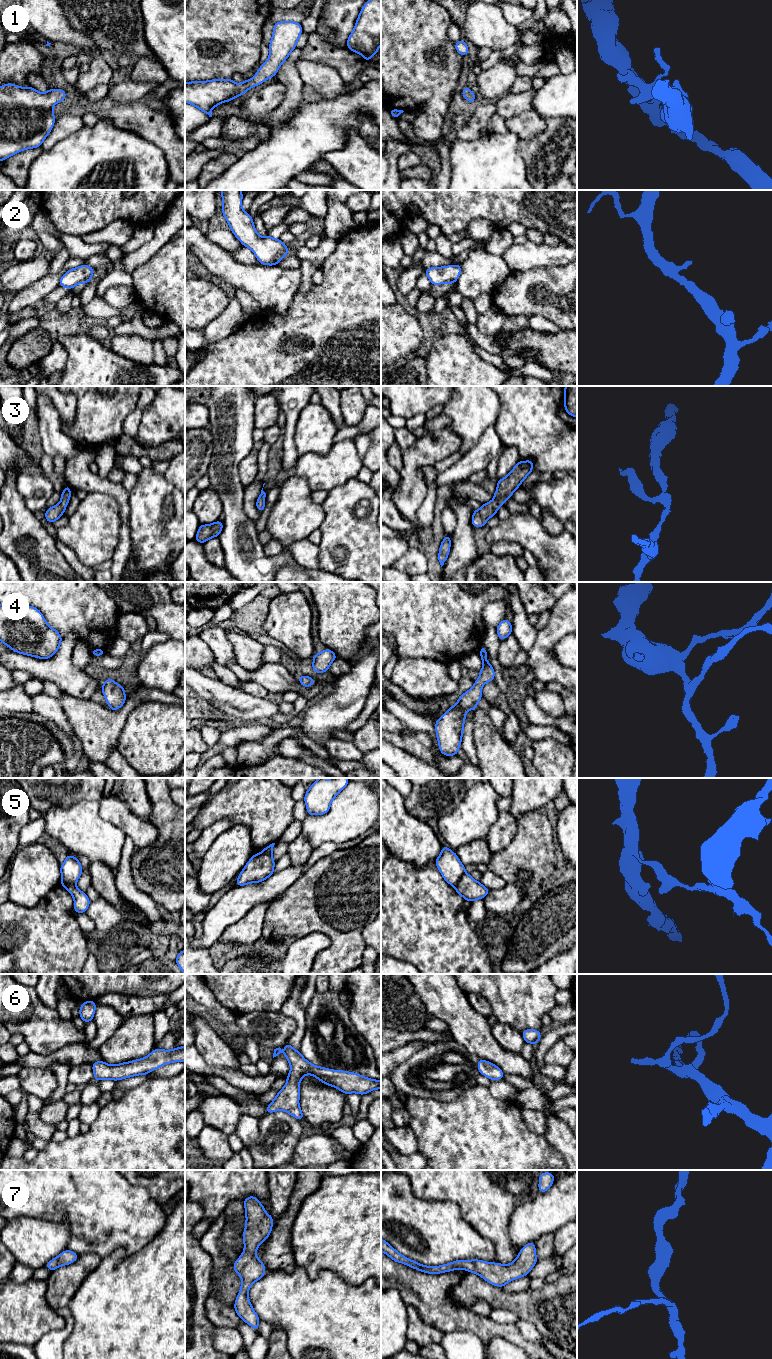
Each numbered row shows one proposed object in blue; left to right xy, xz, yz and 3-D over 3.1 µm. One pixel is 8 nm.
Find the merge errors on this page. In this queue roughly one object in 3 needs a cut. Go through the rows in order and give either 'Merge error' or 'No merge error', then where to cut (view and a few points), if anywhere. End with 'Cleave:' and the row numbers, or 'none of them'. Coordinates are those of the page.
1: No merge error. No split
2: No merge error. No split
3: No merge error. No split
4: No merge error. No split
5: Merge error. Split along xy (61, 880), (75, 885)
6: No merge error. No split
7: No merge error. No split
Cleave: 5

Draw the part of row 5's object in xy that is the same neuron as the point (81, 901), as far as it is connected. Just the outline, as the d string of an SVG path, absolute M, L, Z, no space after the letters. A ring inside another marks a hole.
M62 881L60 882L60 885L64 886L73 896L75 913L86 913L87 908L89 907L91 902L86 893L79 890L76 885L69 885Z

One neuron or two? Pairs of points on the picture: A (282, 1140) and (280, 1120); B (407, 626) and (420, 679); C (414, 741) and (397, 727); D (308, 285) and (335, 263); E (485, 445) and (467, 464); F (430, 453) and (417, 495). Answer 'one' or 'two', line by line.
A: one
B: two
C: two
D: two
E: one
F: one

